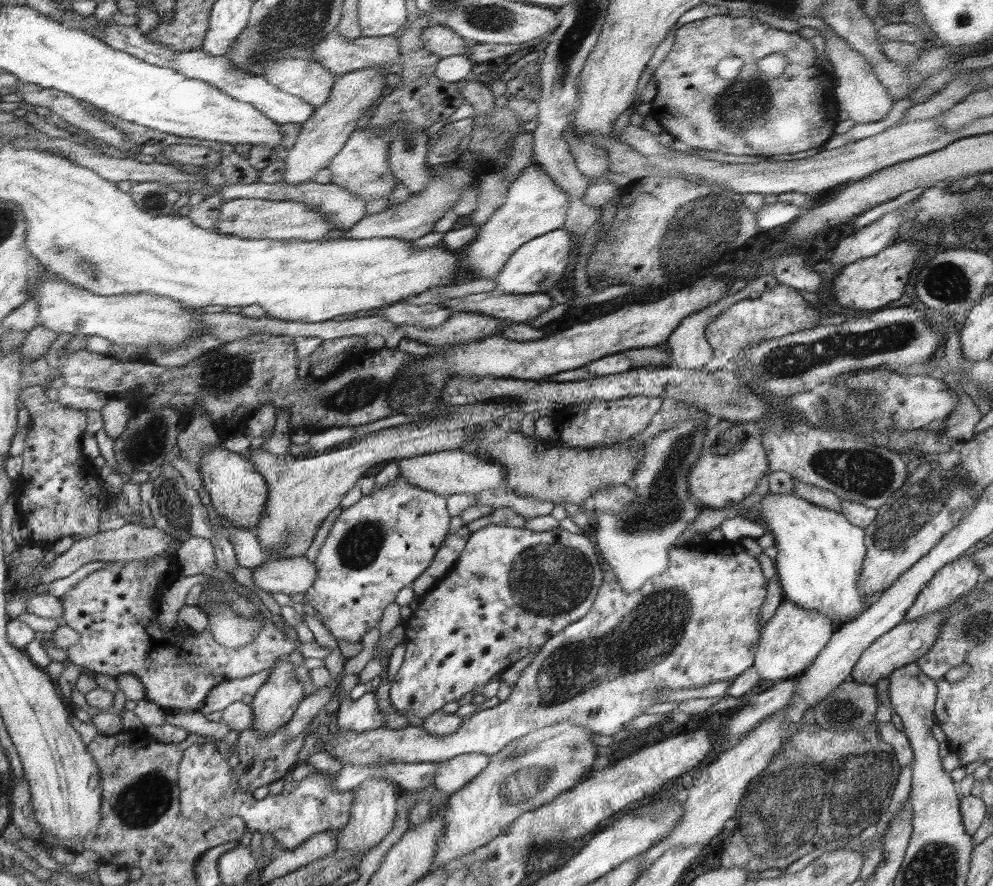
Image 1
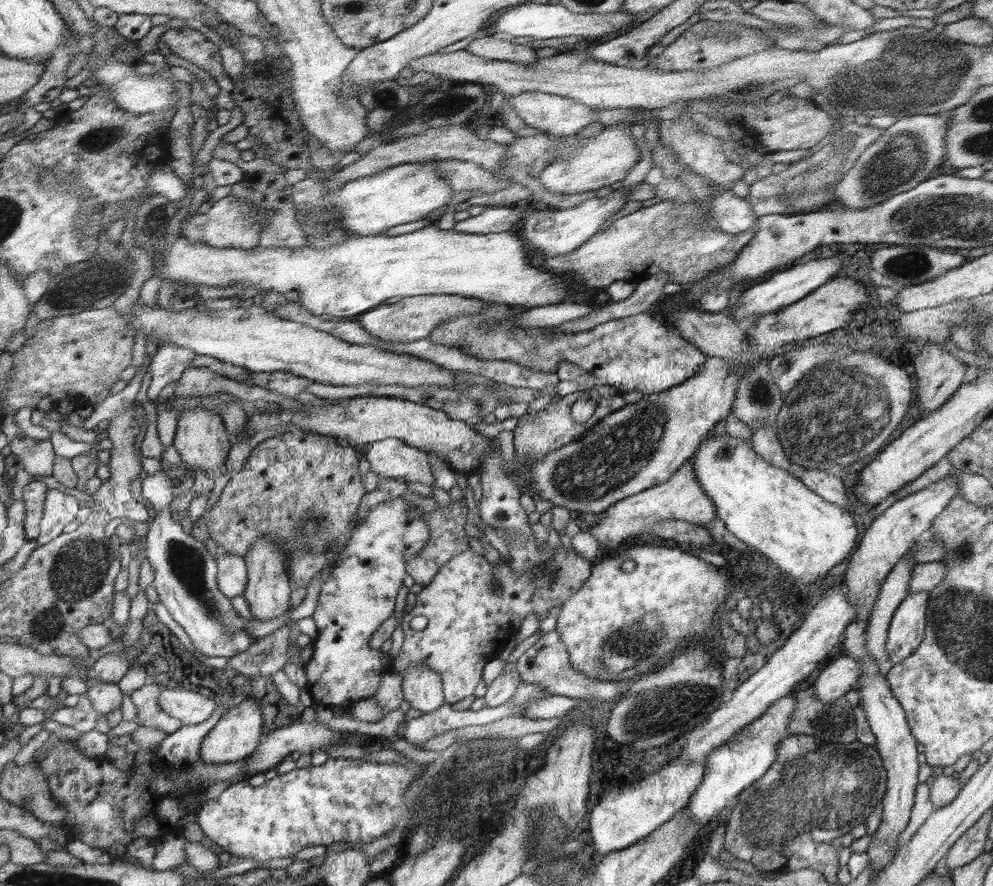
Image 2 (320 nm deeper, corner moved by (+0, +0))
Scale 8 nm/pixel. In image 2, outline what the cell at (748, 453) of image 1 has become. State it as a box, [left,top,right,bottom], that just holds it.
[588,458,718,550]

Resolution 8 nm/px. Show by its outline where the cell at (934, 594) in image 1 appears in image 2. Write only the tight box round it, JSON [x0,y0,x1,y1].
[886,593,930,664]

